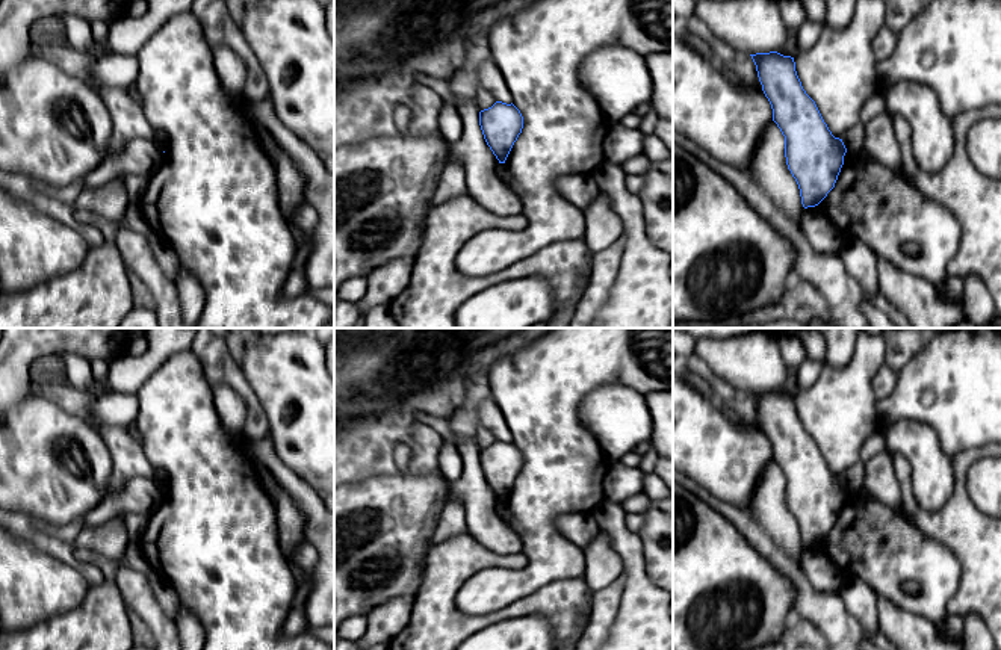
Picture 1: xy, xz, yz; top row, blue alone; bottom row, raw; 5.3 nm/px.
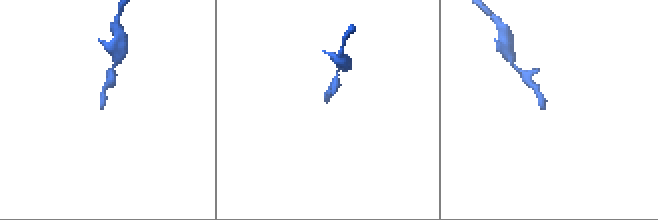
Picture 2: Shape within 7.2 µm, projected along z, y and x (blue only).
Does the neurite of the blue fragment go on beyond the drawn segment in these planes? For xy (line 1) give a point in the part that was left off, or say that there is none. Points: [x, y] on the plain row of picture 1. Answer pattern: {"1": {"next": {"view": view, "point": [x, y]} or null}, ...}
{"1": {"next": null}}

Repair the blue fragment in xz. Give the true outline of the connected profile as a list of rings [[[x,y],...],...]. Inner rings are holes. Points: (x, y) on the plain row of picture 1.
[[[496,440],[491,446],[479,450],[479,464],[499,502],[505,502],[523,467],[520,449],[513,441]]]

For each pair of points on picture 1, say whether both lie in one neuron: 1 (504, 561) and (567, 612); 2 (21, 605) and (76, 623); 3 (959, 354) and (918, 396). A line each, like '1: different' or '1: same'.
1: same
2: different
3: same

